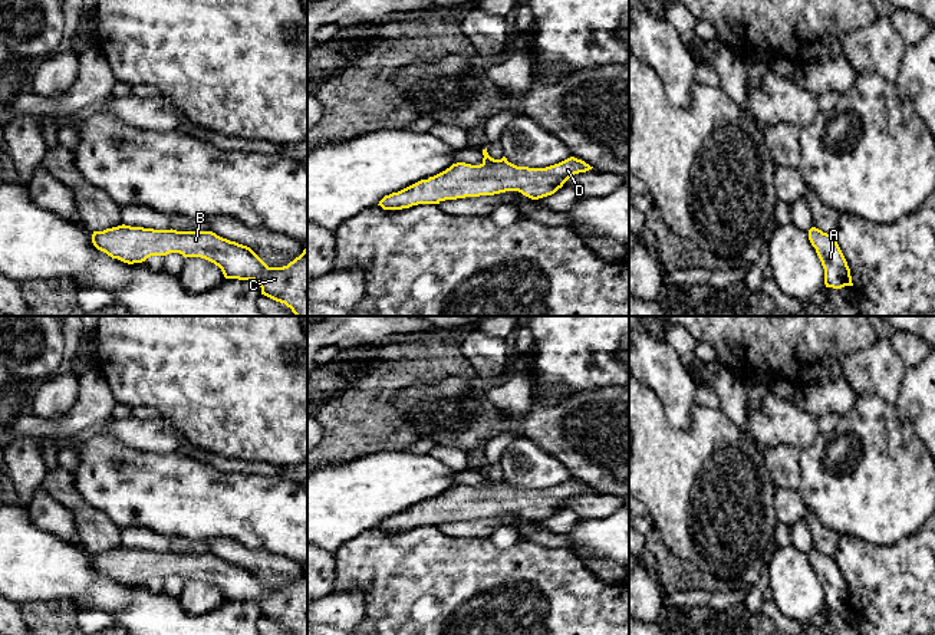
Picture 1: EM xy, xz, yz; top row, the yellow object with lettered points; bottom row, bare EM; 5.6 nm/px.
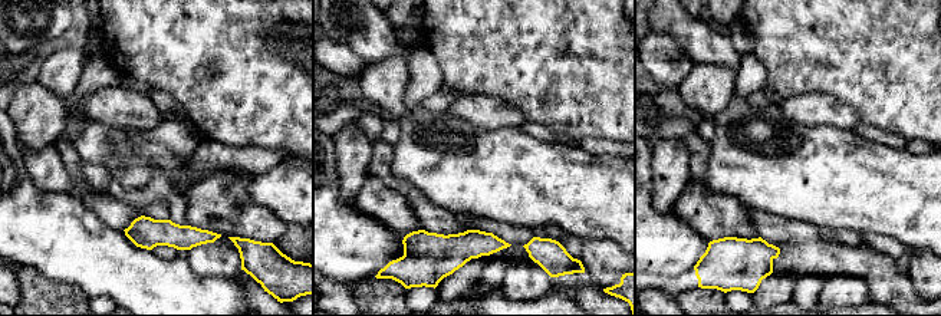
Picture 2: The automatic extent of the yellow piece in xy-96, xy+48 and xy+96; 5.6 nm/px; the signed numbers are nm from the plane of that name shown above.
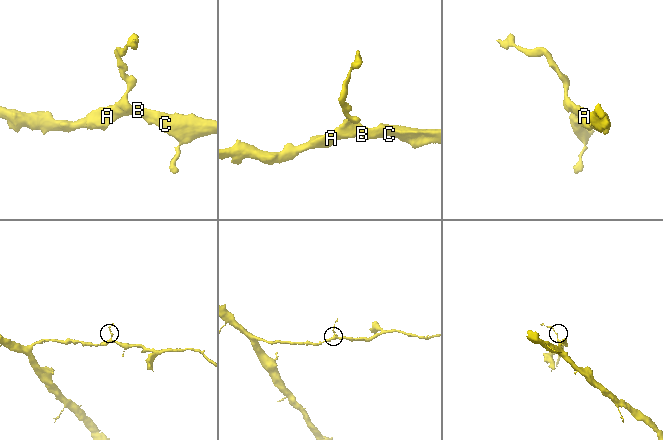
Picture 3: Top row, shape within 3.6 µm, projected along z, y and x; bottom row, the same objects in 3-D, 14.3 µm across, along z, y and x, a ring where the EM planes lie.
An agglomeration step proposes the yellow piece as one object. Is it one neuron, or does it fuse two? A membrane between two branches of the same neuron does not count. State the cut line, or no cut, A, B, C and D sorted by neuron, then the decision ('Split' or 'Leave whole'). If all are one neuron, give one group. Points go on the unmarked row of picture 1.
No split. Groups: A B C D. Leave whole

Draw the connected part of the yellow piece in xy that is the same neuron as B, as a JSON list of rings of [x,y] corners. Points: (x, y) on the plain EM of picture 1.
[[[118,547],[93,553],[93,567],[124,585],[180,575],[218,588],[225,601],[254,602],[261,616],[284,625],[293,635],[307,635],[307,570],[283,589],[269,589],[250,569],[213,553],[154,552]]]

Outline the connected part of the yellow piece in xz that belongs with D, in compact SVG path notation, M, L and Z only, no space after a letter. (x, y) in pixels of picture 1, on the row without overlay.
M487 470L483 471L483 477L480 487L452 486L428 501L385 517L378 527L383 532L402 532L418 526L439 526L445 522L494 517L506 513L518 513L531 522L539 522L554 516L575 496L593 490L575 478L546 490L529 490L517 488L506 478L494 481Z

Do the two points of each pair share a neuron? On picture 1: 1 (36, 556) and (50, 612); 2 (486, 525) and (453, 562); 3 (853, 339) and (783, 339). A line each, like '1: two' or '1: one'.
1: two
2: two
3: one

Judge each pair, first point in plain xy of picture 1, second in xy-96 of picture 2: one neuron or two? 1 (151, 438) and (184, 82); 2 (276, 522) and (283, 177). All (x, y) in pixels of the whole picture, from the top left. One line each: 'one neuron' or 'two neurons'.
1: two neurons
2: one neuron

